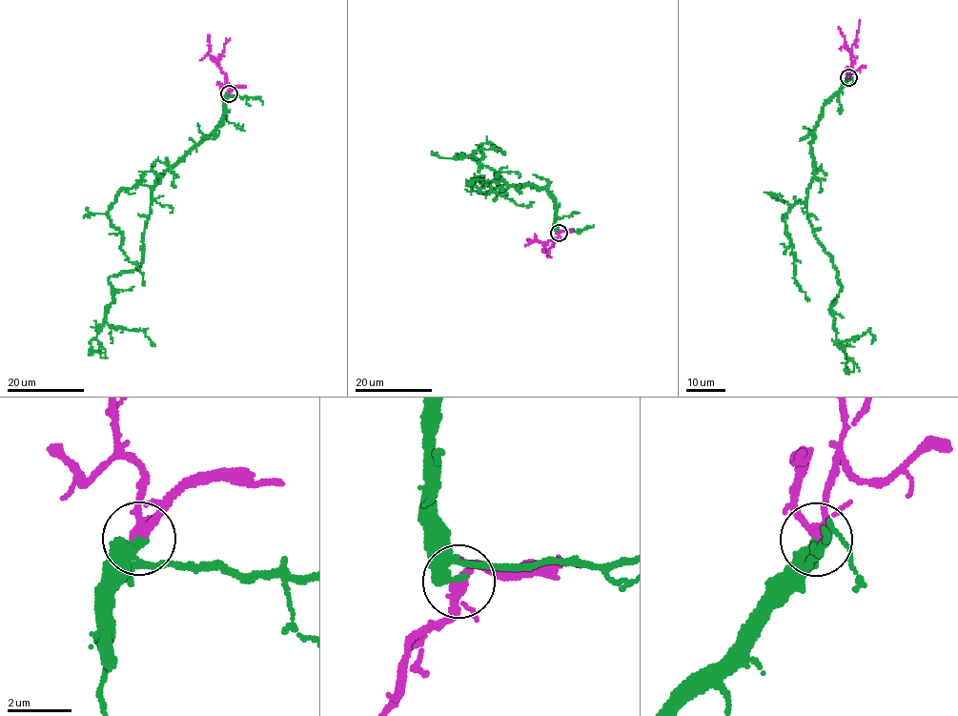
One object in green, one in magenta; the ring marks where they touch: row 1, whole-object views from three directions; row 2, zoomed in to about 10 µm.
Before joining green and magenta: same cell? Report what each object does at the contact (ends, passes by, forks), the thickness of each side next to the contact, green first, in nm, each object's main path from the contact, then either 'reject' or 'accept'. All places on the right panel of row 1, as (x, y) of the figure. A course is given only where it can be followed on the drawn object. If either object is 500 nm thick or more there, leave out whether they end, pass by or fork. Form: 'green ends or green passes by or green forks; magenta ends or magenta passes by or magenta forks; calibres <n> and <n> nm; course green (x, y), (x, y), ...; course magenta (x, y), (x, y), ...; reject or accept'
green ends; magenta forks; calibres 440 and 260 nm; course green (848, 77), (814, 129), (806, 216), (841, 288), (831, 314), (837, 339), (869, 331), (871, 344); course magenta (849, 77), (852, 64), (851, 46), (859, 20); reject

